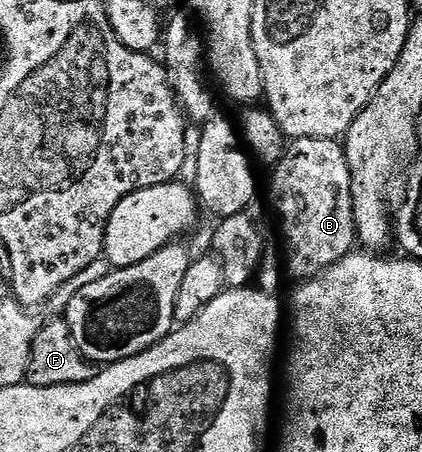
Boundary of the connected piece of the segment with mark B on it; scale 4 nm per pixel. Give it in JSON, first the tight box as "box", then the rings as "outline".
{"box":[258,140,358,294],"outline":[[[293,140],[284,156],[276,162],[272,175],[276,229],[284,236],[284,242],[280,245],[280,253],[272,248],[265,252],[258,270],[258,285],[264,292],[275,294],[287,273],[300,277],[296,279],[319,278],[324,270],[353,252],[358,238],[352,202],[352,176],[339,140]]]}

